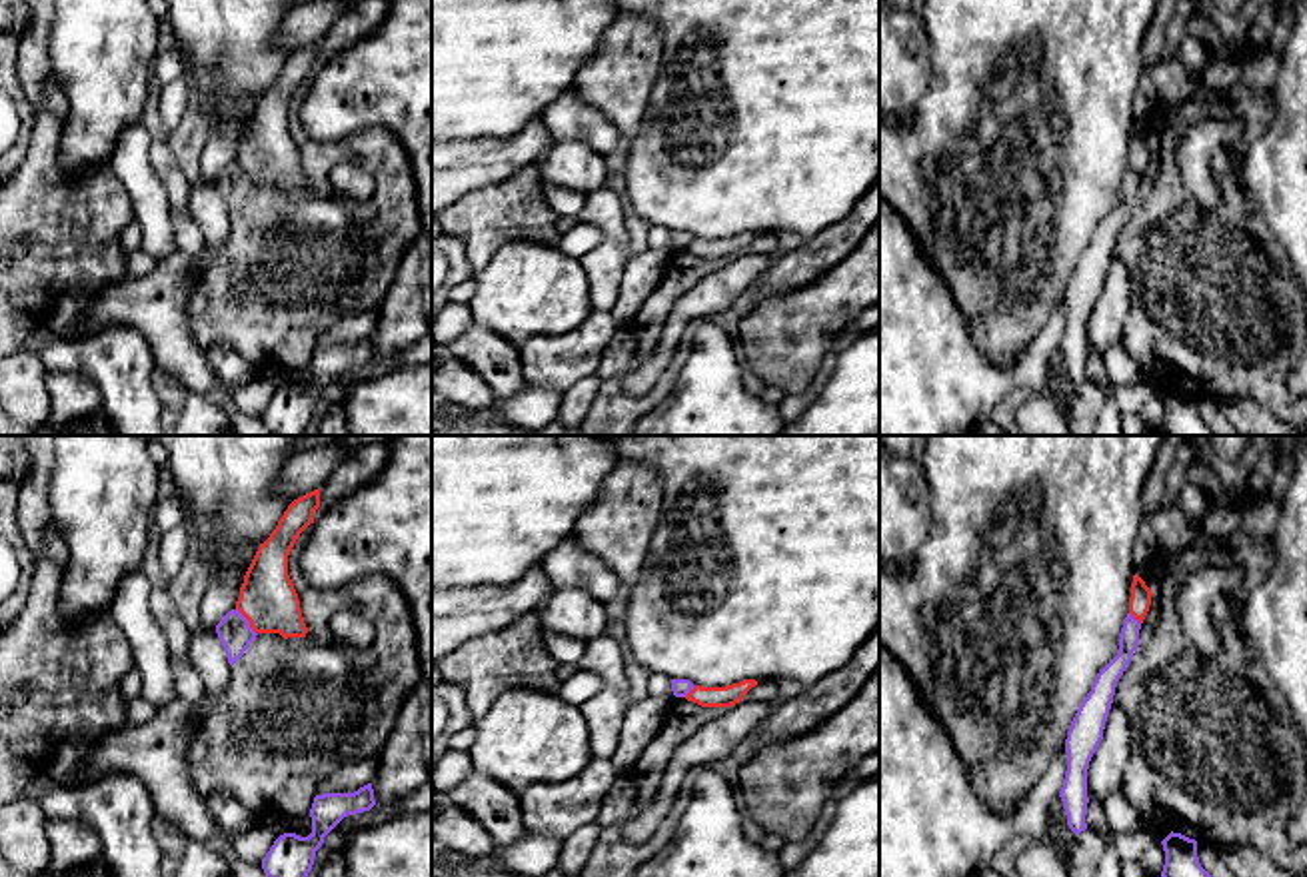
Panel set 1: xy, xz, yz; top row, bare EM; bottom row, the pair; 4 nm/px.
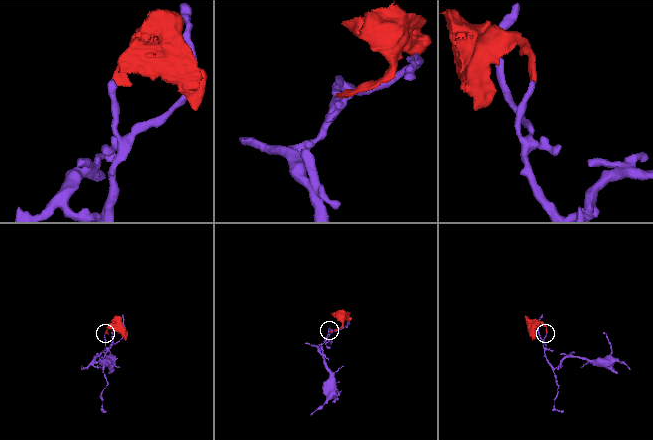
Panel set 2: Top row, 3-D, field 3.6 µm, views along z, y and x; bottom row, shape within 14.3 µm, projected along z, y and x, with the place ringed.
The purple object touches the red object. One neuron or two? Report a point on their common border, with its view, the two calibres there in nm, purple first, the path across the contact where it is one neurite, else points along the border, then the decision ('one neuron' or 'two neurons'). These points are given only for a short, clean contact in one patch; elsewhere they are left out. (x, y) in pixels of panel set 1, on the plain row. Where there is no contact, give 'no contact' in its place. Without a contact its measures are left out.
contact xy (246, 174); calibres 140 and 220 nm; border xy (236, 160), (256, 186); two neurons

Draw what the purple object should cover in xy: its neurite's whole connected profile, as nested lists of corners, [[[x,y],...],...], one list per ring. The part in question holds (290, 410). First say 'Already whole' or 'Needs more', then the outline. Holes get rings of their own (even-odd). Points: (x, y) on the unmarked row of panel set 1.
Already whole. [[[372,336],[354,346],[316,348],[310,370],[312,386],[300,390],[296,386],[280,388],[262,412],[264,426],[274,436],[304,436],[312,424],[316,404],[324,390],[348,368],[370,364],[376,358]]]

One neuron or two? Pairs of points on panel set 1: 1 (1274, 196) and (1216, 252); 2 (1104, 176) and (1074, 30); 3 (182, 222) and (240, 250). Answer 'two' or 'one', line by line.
1: two
2: one
3: two

